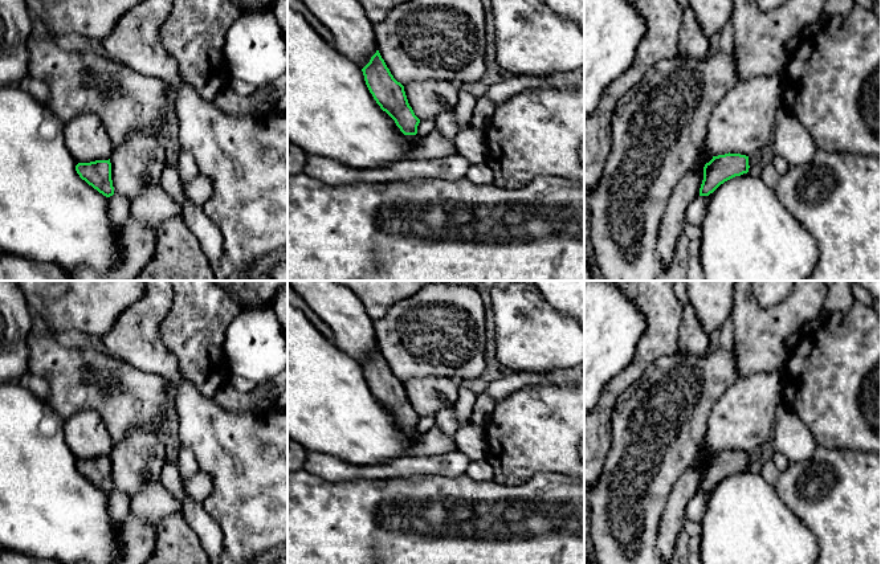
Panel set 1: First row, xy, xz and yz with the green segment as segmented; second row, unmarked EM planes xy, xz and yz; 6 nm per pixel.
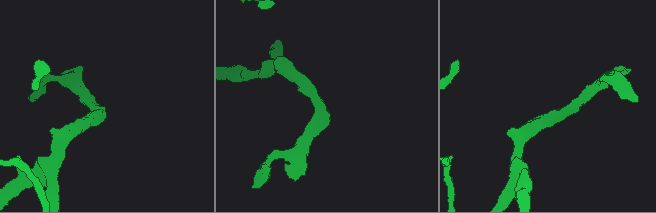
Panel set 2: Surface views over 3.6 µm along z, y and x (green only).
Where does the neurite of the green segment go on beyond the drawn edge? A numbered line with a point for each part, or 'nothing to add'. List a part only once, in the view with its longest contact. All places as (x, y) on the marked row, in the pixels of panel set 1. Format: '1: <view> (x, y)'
1: yz (673, 221)

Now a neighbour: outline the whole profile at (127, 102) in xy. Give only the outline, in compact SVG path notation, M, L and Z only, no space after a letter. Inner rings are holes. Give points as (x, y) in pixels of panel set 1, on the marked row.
M37 25L28 38L28 52L28 75L48 85L50 97L46 106L61 123L66 124L74 117L85 113L95 114L103 122L114 150L119 148L135 132L148 130L160 131L167 107L162 78L140 74L127 65L111 60L106 54L99 56L89 50L68 53L58 46L57 38L53 34Z

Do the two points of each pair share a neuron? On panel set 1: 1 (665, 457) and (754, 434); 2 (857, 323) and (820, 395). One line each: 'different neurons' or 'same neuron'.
1: different neurons
2: same neuron

